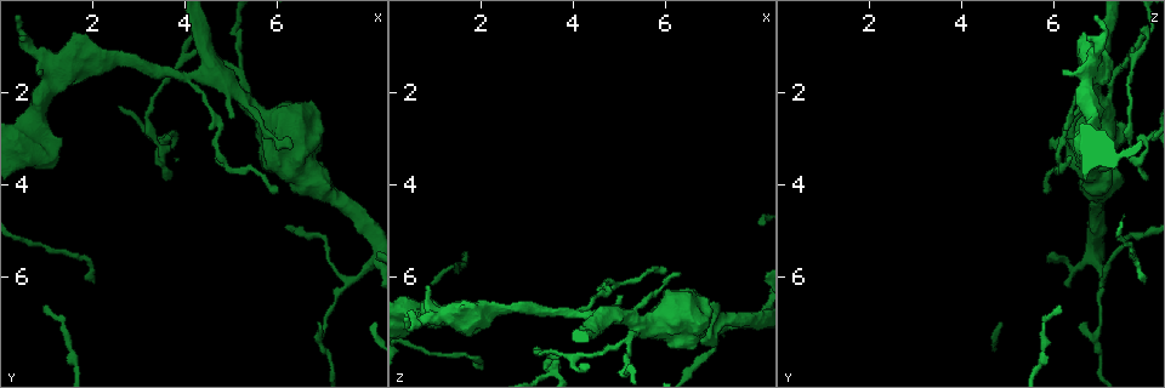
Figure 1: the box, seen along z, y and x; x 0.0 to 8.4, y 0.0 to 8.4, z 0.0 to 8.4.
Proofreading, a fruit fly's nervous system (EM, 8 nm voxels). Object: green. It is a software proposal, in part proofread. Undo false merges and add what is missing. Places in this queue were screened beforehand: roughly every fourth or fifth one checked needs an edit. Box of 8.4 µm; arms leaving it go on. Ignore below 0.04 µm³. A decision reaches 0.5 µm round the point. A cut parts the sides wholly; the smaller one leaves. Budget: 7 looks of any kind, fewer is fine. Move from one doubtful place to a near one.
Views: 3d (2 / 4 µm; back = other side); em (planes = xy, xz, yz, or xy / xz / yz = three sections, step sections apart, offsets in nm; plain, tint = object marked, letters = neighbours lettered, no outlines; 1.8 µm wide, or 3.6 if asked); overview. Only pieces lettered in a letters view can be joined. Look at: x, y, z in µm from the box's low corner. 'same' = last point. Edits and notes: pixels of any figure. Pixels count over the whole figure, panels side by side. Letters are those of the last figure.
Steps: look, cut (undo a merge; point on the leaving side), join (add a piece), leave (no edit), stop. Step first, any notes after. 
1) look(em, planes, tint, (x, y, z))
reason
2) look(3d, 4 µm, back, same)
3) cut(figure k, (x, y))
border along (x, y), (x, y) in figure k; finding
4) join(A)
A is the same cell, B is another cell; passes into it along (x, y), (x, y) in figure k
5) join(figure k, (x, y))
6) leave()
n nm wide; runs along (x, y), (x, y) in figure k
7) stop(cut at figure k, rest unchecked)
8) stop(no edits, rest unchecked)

look(3d, 4 µm, (4.30, 1.10, 7.65))
sharp bend

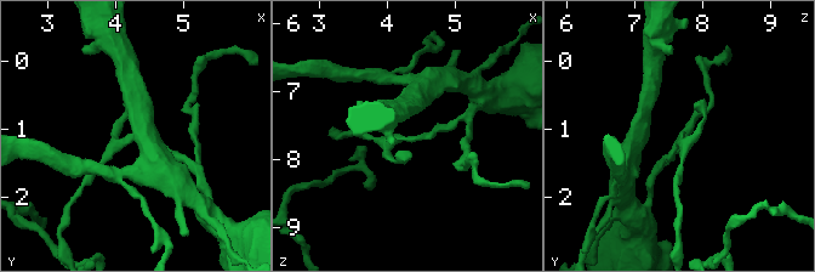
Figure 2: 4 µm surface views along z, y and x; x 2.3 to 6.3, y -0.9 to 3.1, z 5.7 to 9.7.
look(em, xz, step 4, letters, (4.25, 1.15, 7.65))
shape alone is not enough

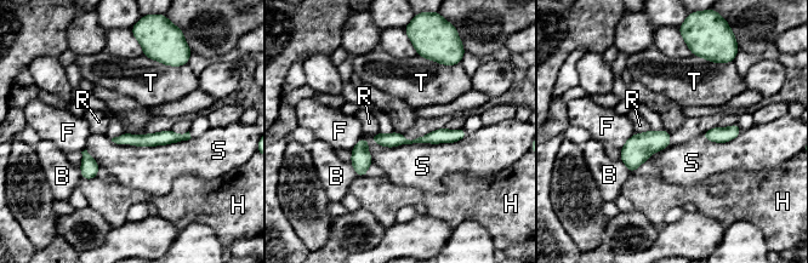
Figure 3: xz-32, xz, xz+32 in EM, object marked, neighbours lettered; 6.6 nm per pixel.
leave()
B, F, H, R, S and T are other cells; border along (466, 135), (392, 147), (370, 137) in figure 3; all the same neuron

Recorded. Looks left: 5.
look(3d, 2 µm, (3.35, 3.10, 7.70))
three arms meet

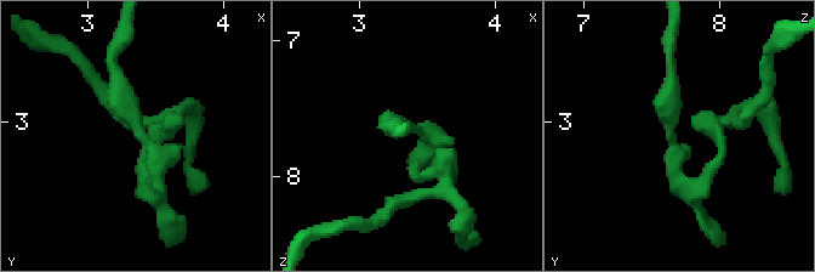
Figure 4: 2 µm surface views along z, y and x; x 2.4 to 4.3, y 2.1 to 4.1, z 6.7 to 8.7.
look(em, planes, tint, (3.36, 3.08, 7.66))
need the tissue

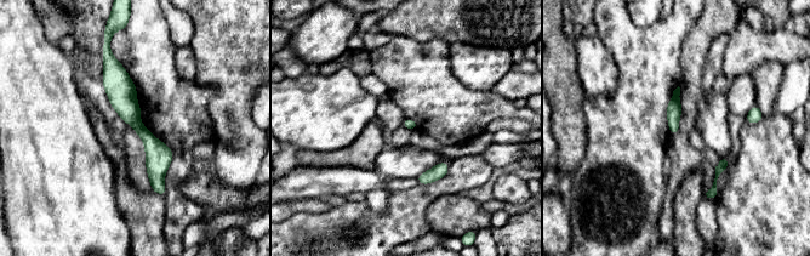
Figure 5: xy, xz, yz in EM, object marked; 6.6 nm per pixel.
look(em, planes, letters, same)
see the neighbours

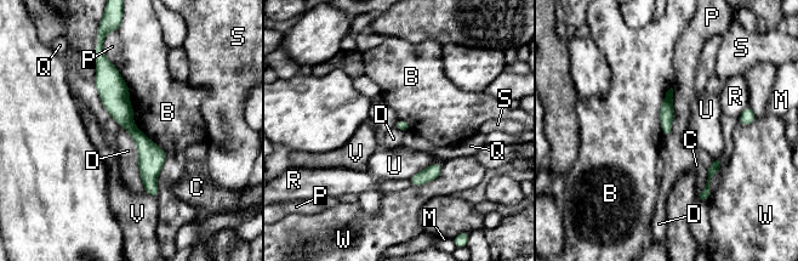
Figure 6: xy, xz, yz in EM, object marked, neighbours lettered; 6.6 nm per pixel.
leave()
B, C, D, M, P, Q, R, S, U, V and W are other cells; runs along (102, 61), (149, 153), (154, 193) in figure 6; one neuron here

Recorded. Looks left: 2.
look(em, planes, tint, (0.85, 1.50, 6.25))
free end

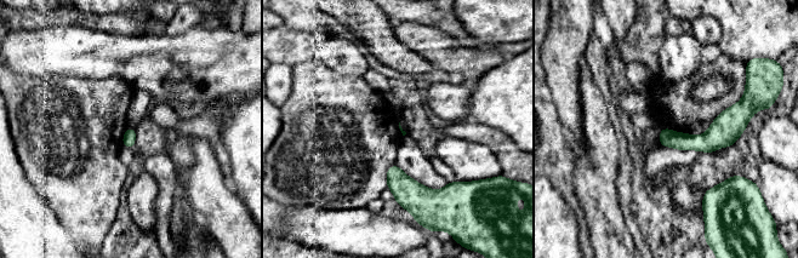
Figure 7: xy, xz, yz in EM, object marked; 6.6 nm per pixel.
look(em, planes, letters, same)
what lies round it

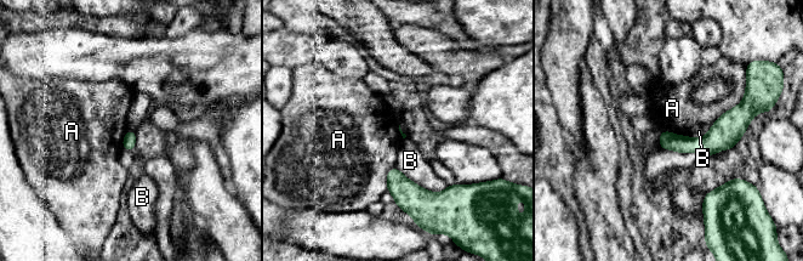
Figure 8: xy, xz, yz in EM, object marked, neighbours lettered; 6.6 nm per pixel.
leave()
B touches over 380 nm; A and B are other cells; runs along (742, 124), (708, 145), (662, 145) in figure 8; no lettered piece goes on from it

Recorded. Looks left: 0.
stop(no edits, rest unchecked)

